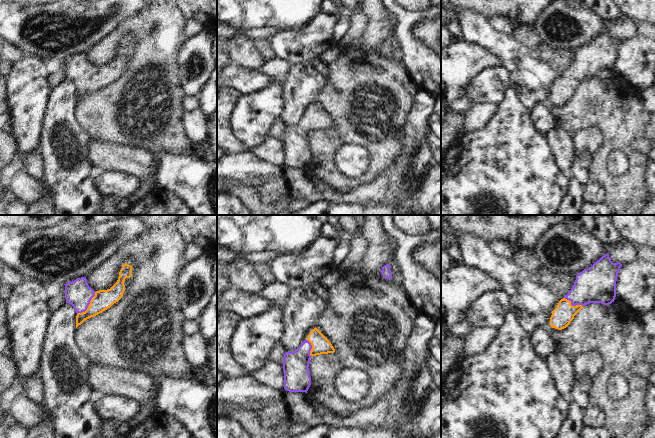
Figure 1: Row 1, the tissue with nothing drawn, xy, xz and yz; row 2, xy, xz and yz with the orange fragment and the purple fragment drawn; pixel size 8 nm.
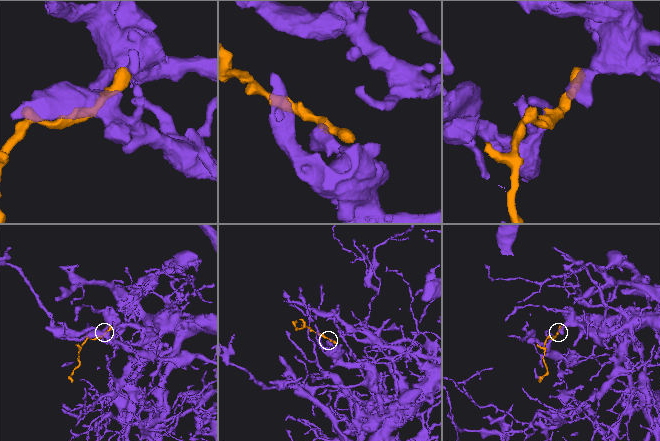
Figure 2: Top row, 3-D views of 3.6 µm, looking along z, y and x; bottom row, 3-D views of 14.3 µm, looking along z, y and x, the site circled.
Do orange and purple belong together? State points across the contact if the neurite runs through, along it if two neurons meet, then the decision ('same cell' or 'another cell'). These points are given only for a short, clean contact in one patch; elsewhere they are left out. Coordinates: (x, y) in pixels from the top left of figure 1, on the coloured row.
across xy (103, 299), (89, 305), (78, 293) | same cell

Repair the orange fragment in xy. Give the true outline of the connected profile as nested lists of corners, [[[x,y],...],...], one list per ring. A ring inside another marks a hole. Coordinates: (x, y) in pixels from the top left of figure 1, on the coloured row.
[[[125,263],[117,282],[108,290],[94,291],[86,277],[77,278],[65,284],[66,303],[70,303],[76,313],[76,328],[85,320],[94,317],[118,302],[125,291],[124,281],[132,276],[132,266]]]

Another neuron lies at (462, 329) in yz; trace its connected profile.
[[[464,320],[454,325],[450,332],[452,336],[465,338],[472,330],[474,330],[474,326]]]

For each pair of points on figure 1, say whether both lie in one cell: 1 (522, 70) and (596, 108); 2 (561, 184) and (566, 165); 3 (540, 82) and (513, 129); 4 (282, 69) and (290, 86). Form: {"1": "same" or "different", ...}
{"1": "different", "2": "different", "3": "different", "4": "different"}

